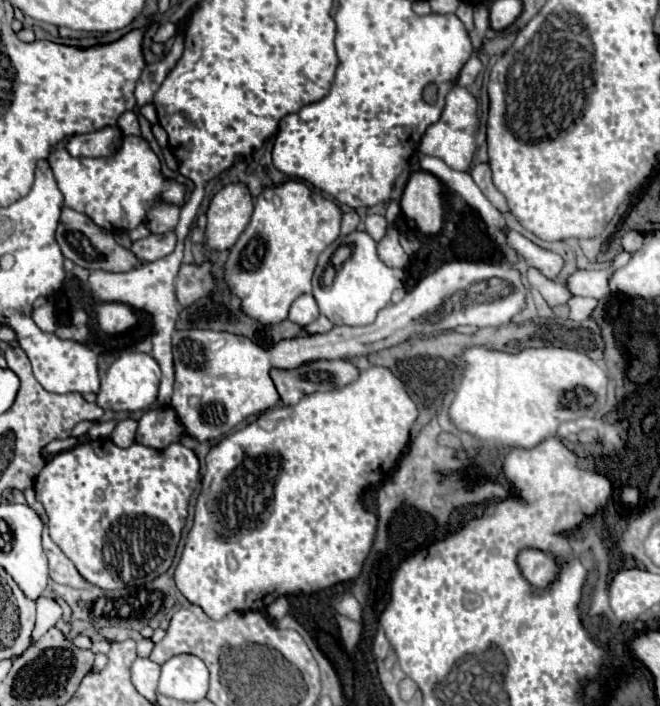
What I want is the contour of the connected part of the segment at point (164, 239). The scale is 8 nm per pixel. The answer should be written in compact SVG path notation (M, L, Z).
M165 232L165 234L149 234L147 238L141 238L137 242L133 242L131 252L141 260L141 262L151 262L151 260L159 260L167 254L173 252L175 248L175 232Z

